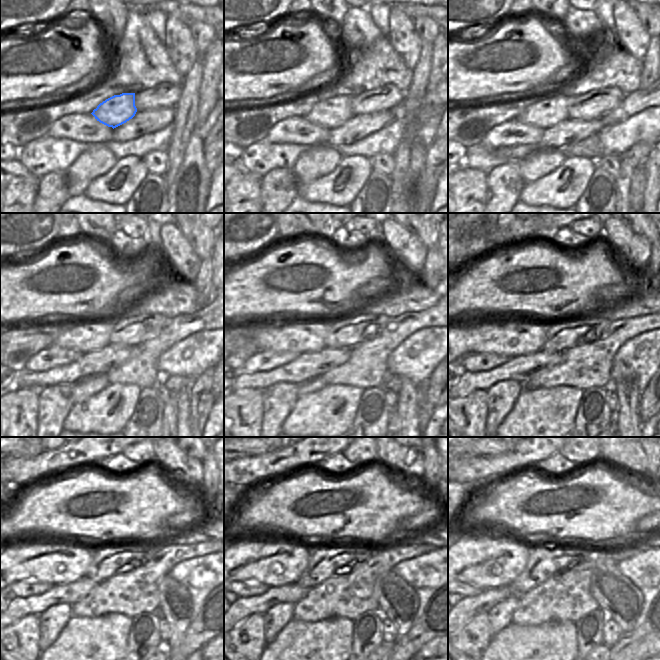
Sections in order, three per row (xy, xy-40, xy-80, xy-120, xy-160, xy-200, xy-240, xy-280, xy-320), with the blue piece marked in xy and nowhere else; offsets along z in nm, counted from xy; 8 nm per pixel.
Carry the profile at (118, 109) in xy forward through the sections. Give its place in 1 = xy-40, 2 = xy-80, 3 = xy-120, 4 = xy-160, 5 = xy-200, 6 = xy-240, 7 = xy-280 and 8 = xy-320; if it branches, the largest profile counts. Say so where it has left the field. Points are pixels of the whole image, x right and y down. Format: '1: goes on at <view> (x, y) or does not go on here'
1: goes on at xy-40 (331, 113)
2: goes on at xy-80 (546, 113)
3: goes on at xy-120 (92, 335)
4: goes on at xy-160 (308, 336)
5: goes on at xy-200 (510, 338)
6: goes on at xy-240 (54, 562)
7: goes on at xy-280 (273, 563)
8: goes on at xy-320 (487, 561)

